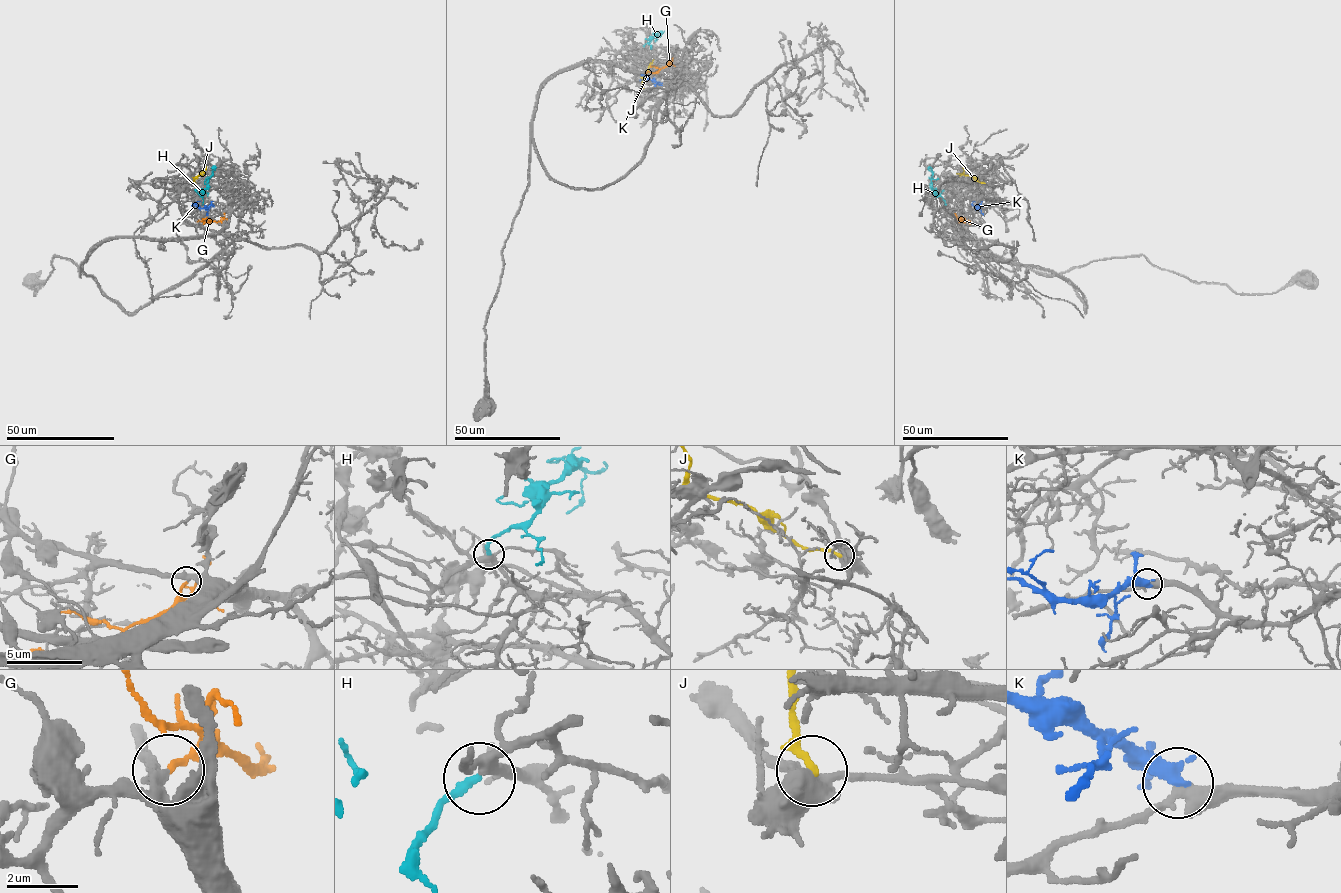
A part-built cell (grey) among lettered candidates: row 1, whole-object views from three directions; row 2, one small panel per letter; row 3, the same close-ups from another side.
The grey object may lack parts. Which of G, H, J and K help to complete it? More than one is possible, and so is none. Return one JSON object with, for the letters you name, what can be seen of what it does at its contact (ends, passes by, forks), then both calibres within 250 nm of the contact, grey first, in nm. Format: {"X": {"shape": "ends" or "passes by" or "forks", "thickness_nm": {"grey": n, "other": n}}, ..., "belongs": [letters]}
{"G": {"shape": "ends", "thickness_nm": {"grey": 320, "other": 170}}, "H": {"shape": "ends", "thickness_nm": {"grey": 280, "other": 240}}, "K": {"shape": "ends", "thickness_nm": {"grey": 400, "other": 480}}, "belongs": ["G", "H", "K"]}

